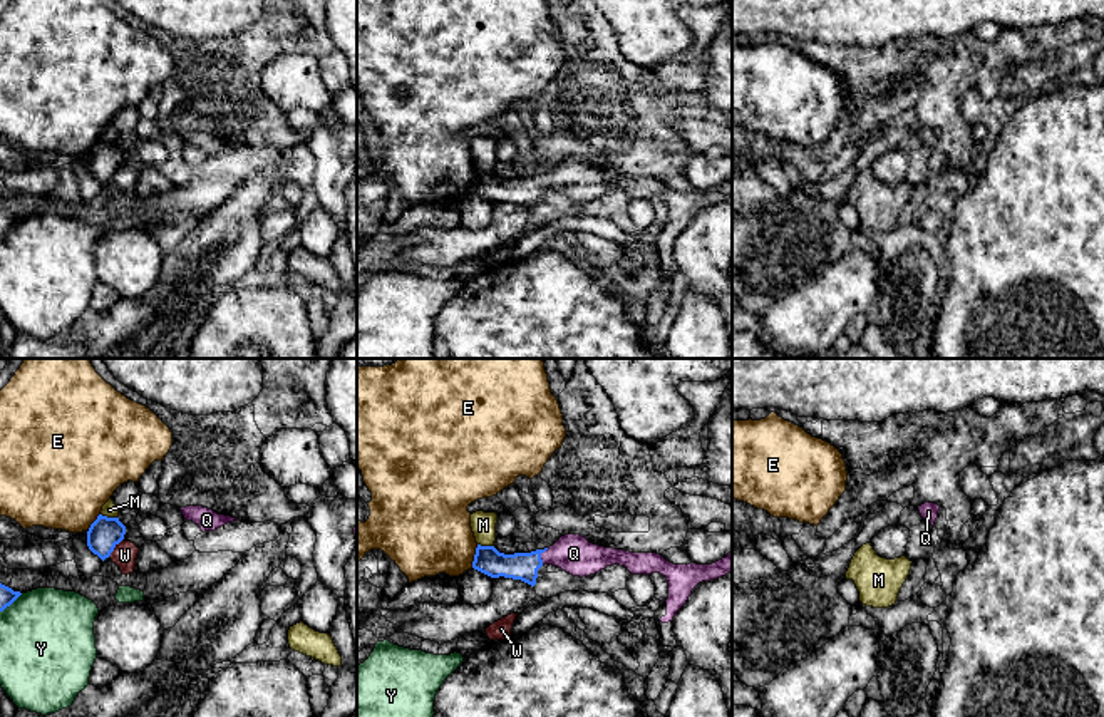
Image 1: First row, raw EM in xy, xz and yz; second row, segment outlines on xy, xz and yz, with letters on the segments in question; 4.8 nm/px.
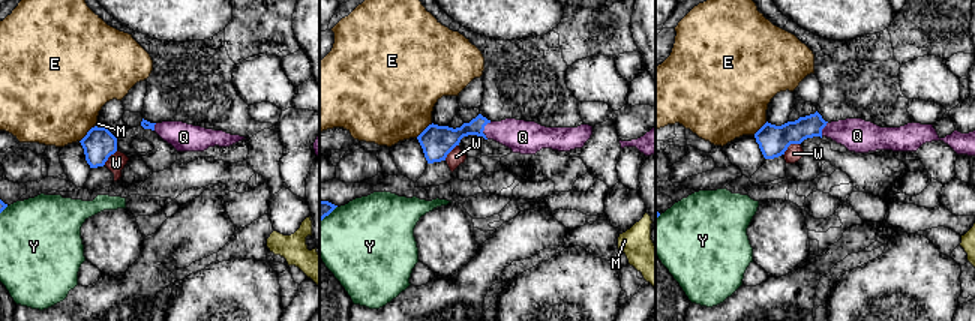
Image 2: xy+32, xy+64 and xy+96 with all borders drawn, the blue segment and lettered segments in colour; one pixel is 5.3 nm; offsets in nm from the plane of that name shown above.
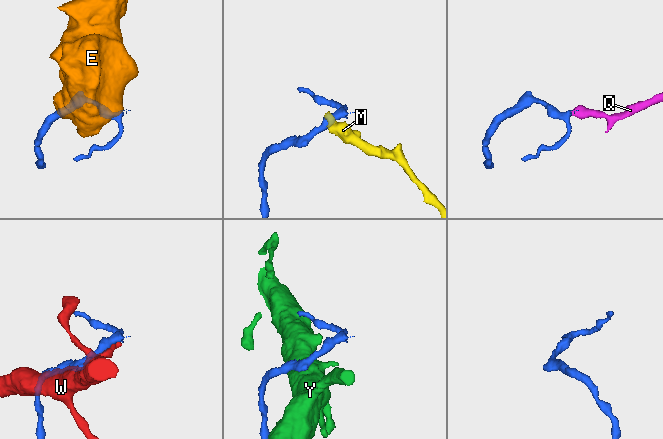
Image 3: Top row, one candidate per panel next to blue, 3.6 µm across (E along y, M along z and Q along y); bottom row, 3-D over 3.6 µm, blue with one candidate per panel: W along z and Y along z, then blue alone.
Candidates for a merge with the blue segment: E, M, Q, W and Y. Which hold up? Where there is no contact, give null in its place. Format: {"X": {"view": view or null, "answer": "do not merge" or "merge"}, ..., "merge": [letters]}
{"E": {"view": "xz", "answer": "do not merge"}, "M": {"view": "xy", "answer": "do not merge"}, "Q": {"view": "xz", "answer": "merge"}, "W": {"view": "xy", "answer": "do not merge"}, "Y": {"view": "xy", "answer": "do not merge"}, "merge": ["Q"]}

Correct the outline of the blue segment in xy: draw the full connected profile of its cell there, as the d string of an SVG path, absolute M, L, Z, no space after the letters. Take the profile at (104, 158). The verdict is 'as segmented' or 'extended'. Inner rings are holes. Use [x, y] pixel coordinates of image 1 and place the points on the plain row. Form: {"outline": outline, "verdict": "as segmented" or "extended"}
{"outline": "M99 139L87 156L87 171L104 186L124 164L124 159L126 151L119 146L119 142Z", "verdict": "as segmented"}

